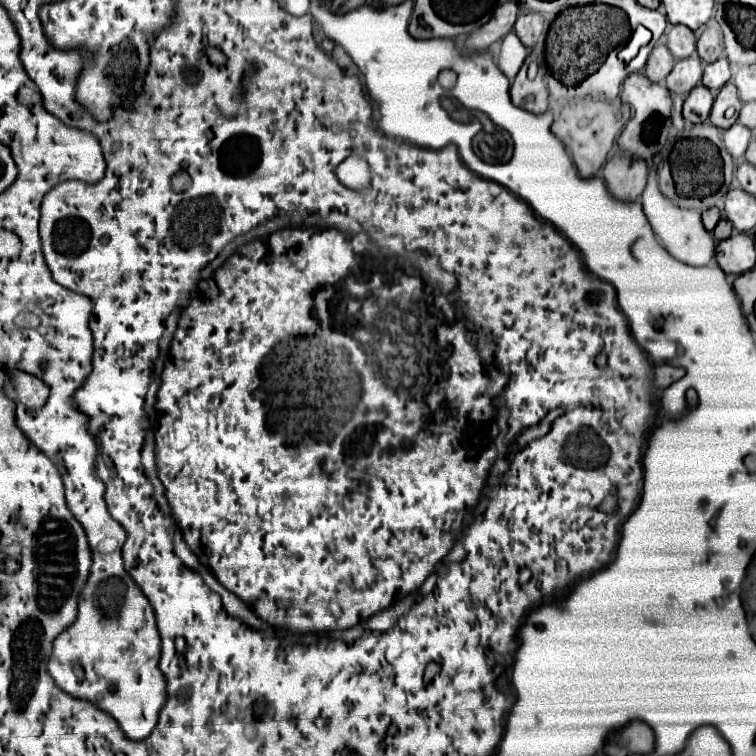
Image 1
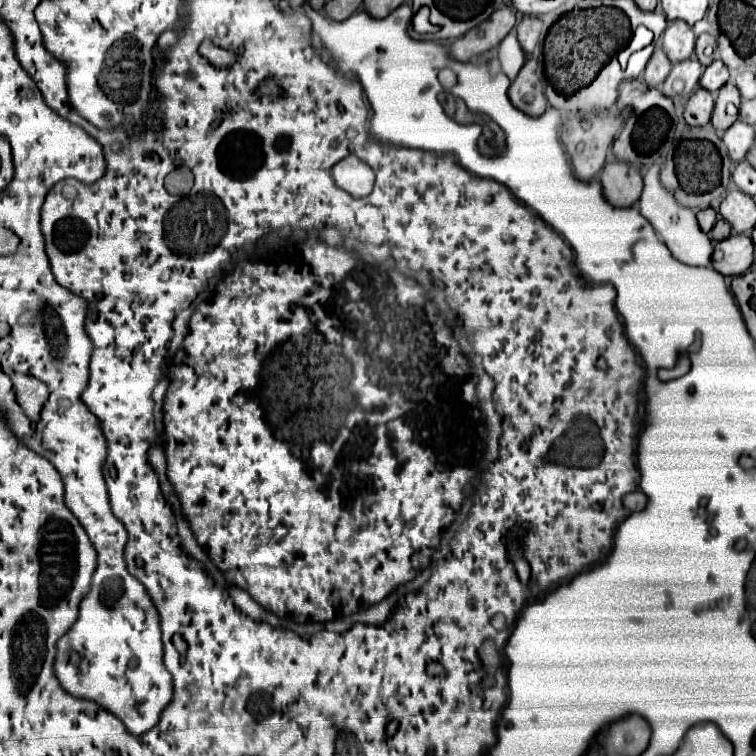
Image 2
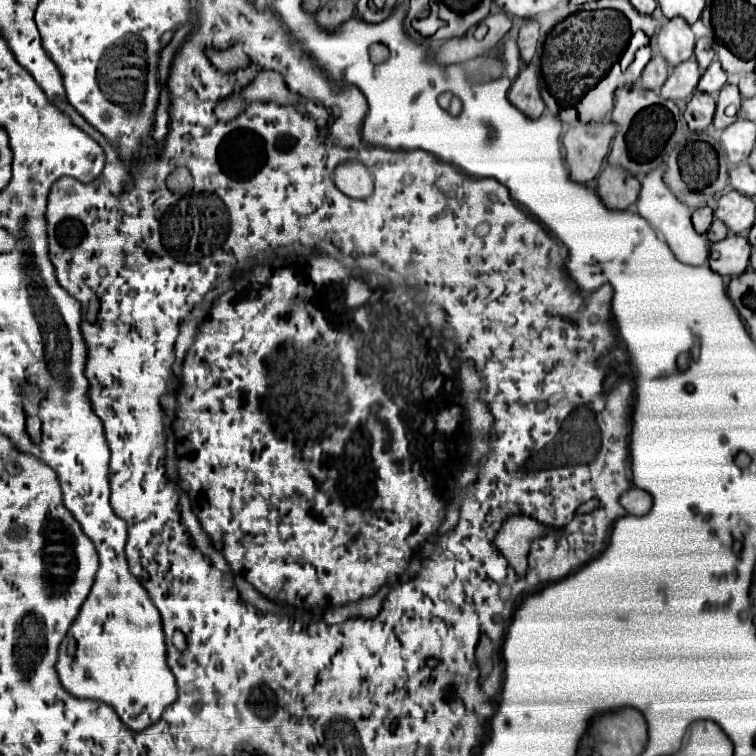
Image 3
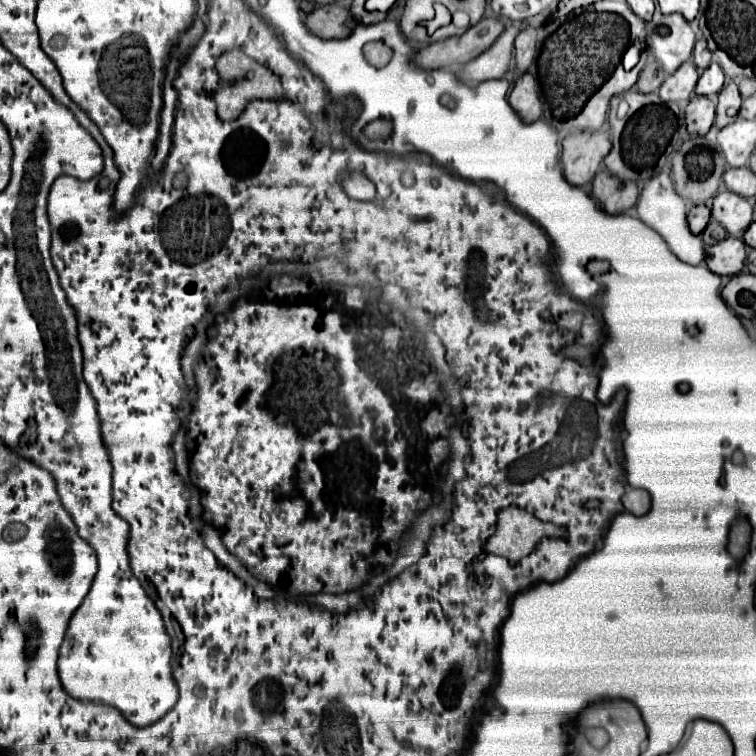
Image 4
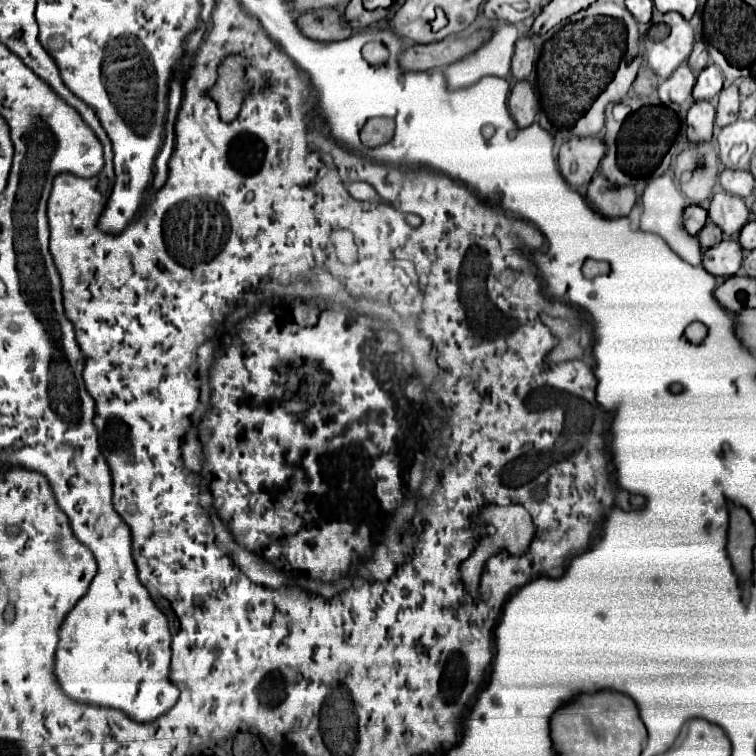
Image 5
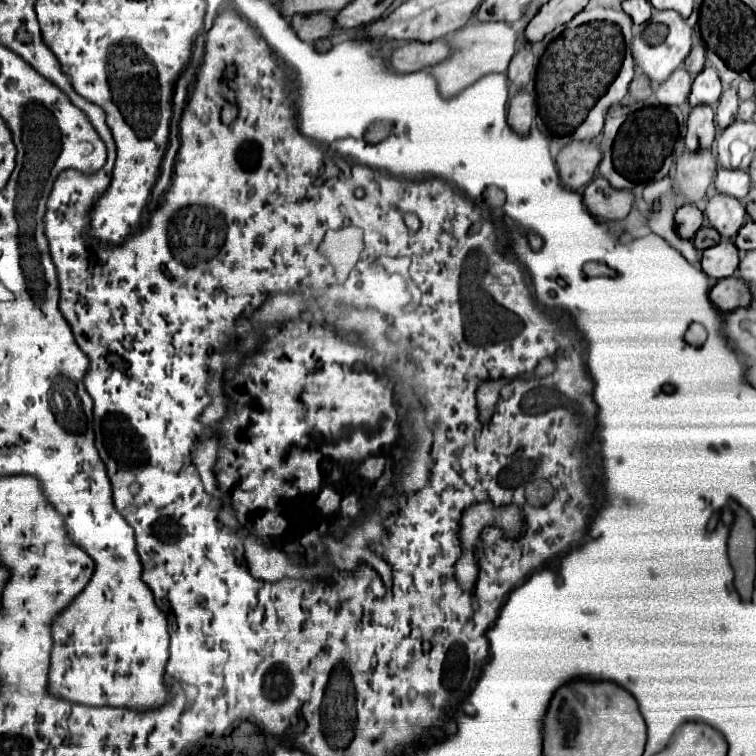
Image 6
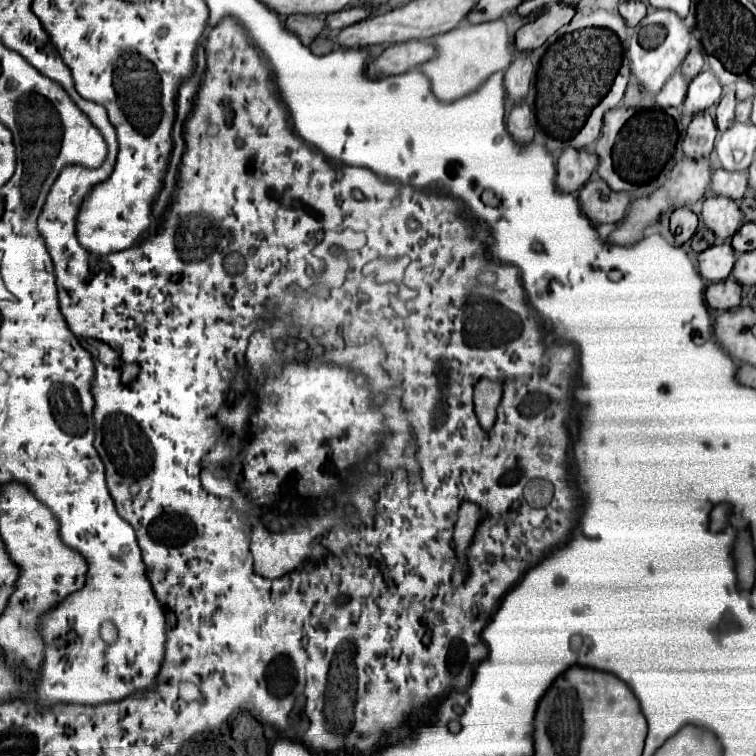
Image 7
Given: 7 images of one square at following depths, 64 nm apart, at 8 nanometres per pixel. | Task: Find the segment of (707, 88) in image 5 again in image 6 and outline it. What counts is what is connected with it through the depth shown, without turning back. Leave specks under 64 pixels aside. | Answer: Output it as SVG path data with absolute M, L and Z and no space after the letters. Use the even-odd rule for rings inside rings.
M706 66L694 80L692 84L692 92L690 92L690 106L700 106L700 104L714 104L718 102L722 94L722 86L720 86L720 78L716 68ZM708 70L714 70L714 82L708 82Z

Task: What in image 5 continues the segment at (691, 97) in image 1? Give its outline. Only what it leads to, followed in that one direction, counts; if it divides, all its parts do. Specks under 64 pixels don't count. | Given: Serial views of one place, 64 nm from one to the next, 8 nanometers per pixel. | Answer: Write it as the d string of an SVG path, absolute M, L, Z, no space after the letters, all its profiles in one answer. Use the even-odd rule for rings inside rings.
M698 100L688 110L688 138L690 142L704 142L712 138L714 104L710 100Z

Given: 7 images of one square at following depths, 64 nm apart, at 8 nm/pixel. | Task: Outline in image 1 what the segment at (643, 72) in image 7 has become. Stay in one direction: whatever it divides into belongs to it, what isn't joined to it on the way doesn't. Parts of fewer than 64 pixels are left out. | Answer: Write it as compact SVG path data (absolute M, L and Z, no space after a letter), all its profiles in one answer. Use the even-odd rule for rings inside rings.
M674 26L668 34L668 48L676 58L688 58L696 52L696 34L690 28Z

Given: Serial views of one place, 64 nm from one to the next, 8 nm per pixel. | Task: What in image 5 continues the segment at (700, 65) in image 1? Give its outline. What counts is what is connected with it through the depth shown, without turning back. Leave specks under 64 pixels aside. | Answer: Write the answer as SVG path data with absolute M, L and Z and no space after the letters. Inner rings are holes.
M684 62L676 72L658 86L658 96L664 104L682 104L692 96L696 76L690 66Z

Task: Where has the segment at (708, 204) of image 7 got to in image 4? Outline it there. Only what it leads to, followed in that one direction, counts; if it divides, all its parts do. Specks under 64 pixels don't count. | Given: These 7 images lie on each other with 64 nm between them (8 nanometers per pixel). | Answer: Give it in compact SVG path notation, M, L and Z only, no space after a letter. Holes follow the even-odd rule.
M720 192L714 198L712 206L712 218L716 218L730 236L740 238L744 230L752 224L754 206L748 198L736 194L736 192Z

